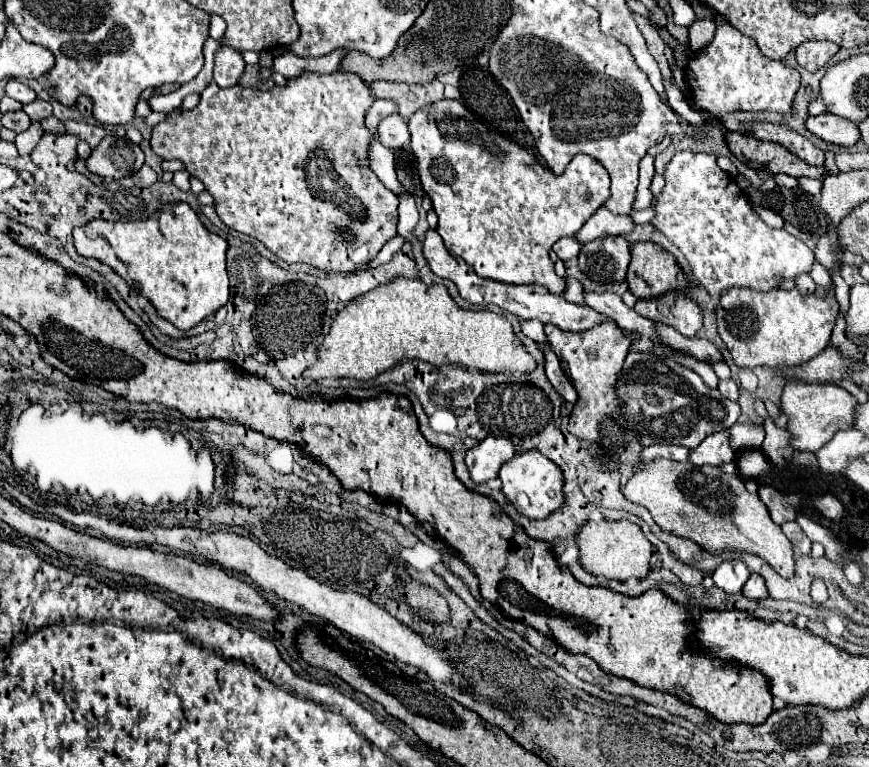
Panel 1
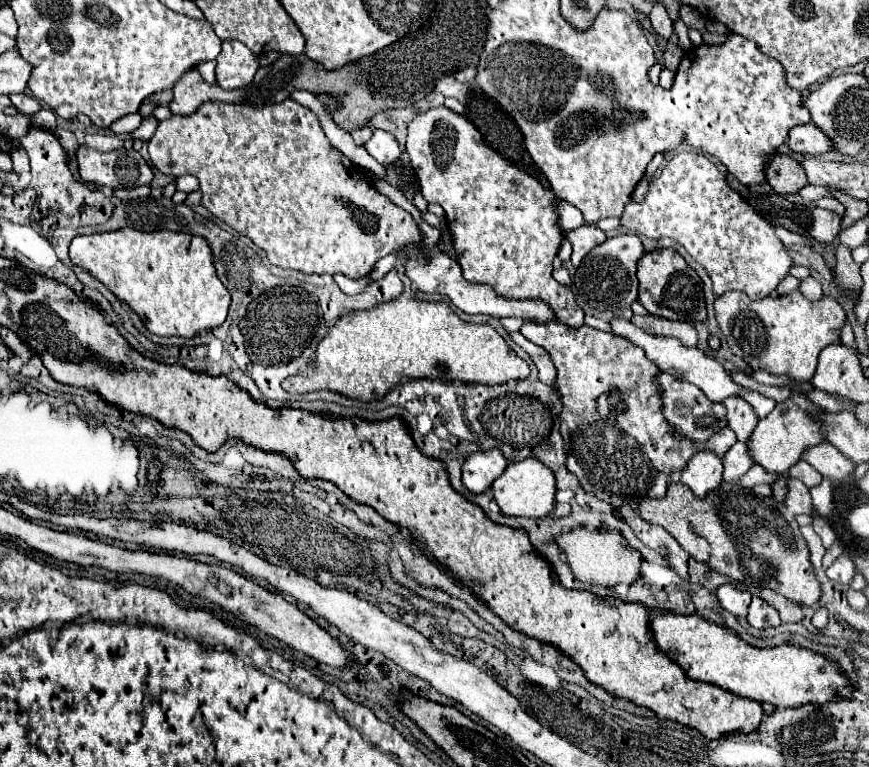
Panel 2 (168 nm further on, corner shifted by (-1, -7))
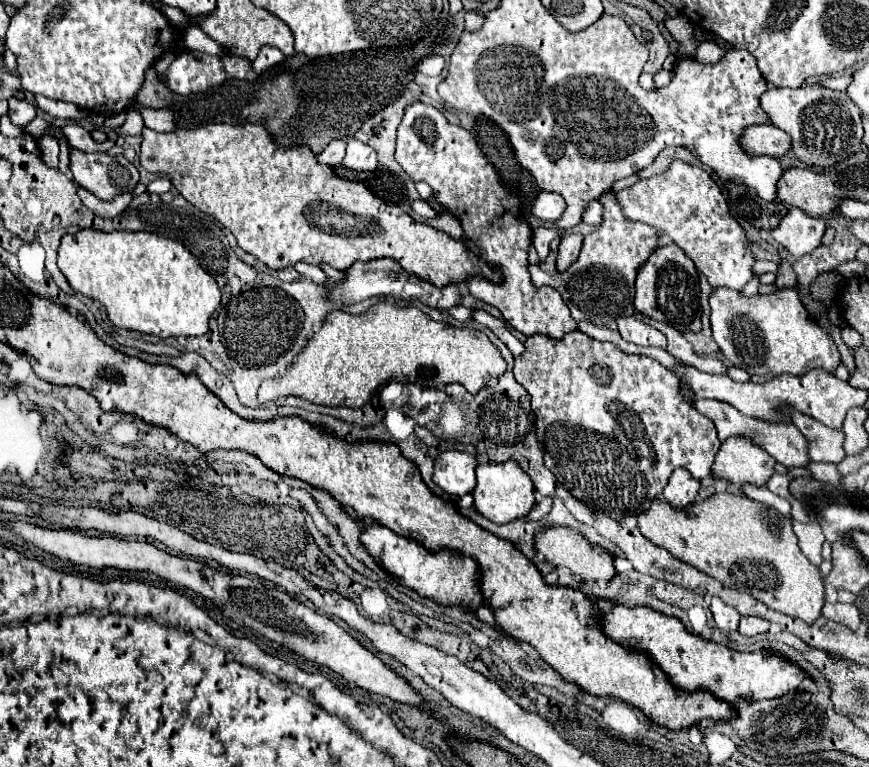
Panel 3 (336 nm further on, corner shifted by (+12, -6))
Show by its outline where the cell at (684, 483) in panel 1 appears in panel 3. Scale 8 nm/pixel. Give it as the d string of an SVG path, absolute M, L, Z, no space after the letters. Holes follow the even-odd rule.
M718 492L702 504L692 504L690 508L676 512L668 506L666 500L656 498L648 512L638 514L638 526L644 538L660 548L666 548L674 558L720 580L724 586L738 592L748 592L768 608L802 618L806 624L814 624L820 618L824 606L824 580L820 568L814 566L798 548L798 538L792 530L792 522L778 514L774 508L750 498L734 496L730 492Z

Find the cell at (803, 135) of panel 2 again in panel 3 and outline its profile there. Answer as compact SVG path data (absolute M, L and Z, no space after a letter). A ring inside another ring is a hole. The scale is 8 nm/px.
M770 124L764 126L750 126L740 136L740 146L750 156L774 156L780 158L788 152L788 136Z

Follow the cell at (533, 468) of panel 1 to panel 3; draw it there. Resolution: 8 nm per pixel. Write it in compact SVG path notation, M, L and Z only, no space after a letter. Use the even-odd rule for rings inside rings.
M512 460L502 464L486 462L480 468L476 468L476 488L472 490L474 496L474 508L488 520L496 524L504 524L516 518L524 518L532 506L534 506L534 486L524 472L520 472L520 466Z

